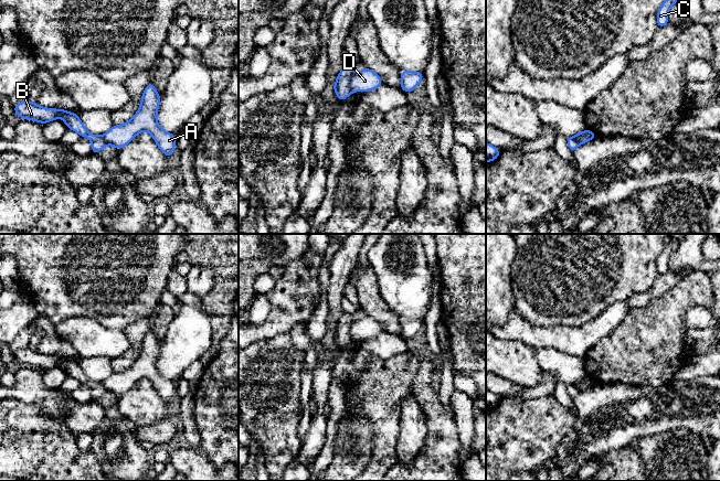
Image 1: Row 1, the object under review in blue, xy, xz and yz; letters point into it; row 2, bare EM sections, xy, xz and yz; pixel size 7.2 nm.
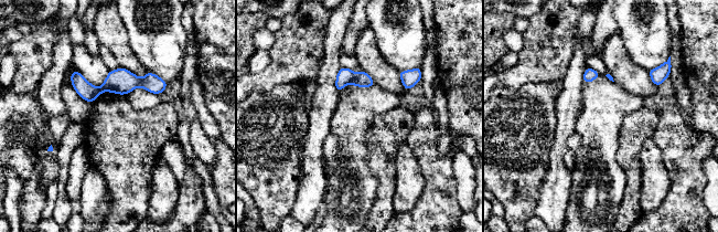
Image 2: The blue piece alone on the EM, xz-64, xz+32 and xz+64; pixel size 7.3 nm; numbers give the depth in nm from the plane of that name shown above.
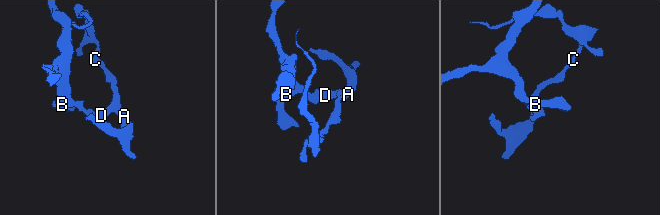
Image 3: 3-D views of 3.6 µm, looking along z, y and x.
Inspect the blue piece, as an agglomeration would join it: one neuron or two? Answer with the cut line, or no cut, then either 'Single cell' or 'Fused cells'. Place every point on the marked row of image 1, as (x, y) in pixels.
Split along xz (356, 72), (350, 82), (351, 91). Fused cells

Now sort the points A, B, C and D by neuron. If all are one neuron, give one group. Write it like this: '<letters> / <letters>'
A C D / B

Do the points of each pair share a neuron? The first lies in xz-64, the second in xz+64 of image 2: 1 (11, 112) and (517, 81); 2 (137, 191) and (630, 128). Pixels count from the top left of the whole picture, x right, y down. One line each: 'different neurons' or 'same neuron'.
1: different neurons
2: same neuron

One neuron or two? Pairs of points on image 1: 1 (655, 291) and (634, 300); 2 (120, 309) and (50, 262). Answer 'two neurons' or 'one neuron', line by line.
1: one neuron
2: one neuron

